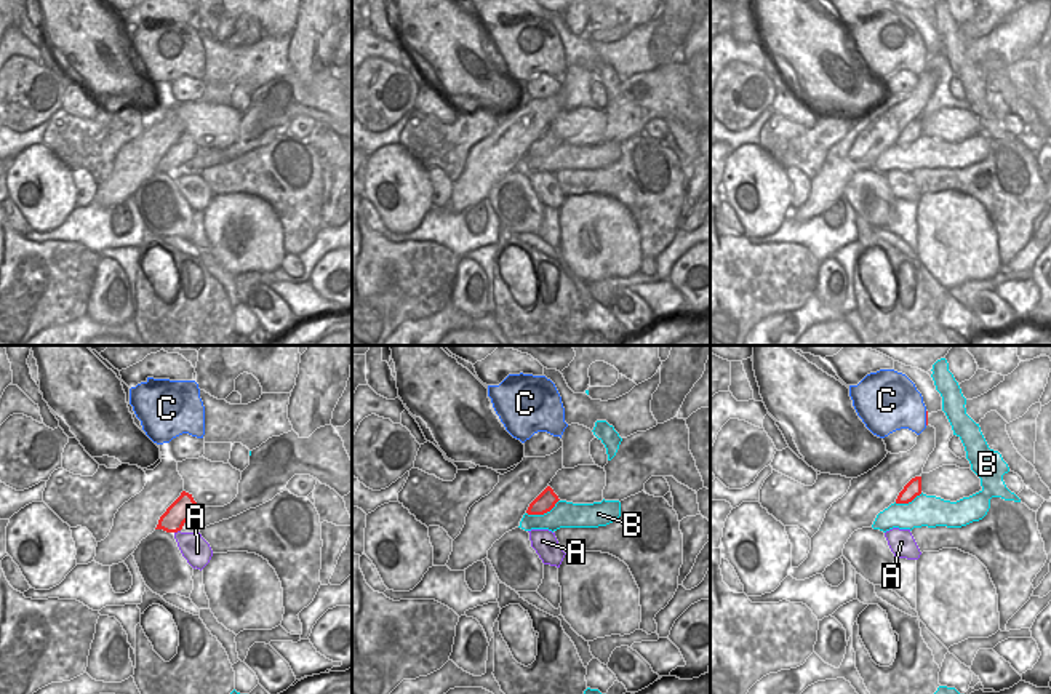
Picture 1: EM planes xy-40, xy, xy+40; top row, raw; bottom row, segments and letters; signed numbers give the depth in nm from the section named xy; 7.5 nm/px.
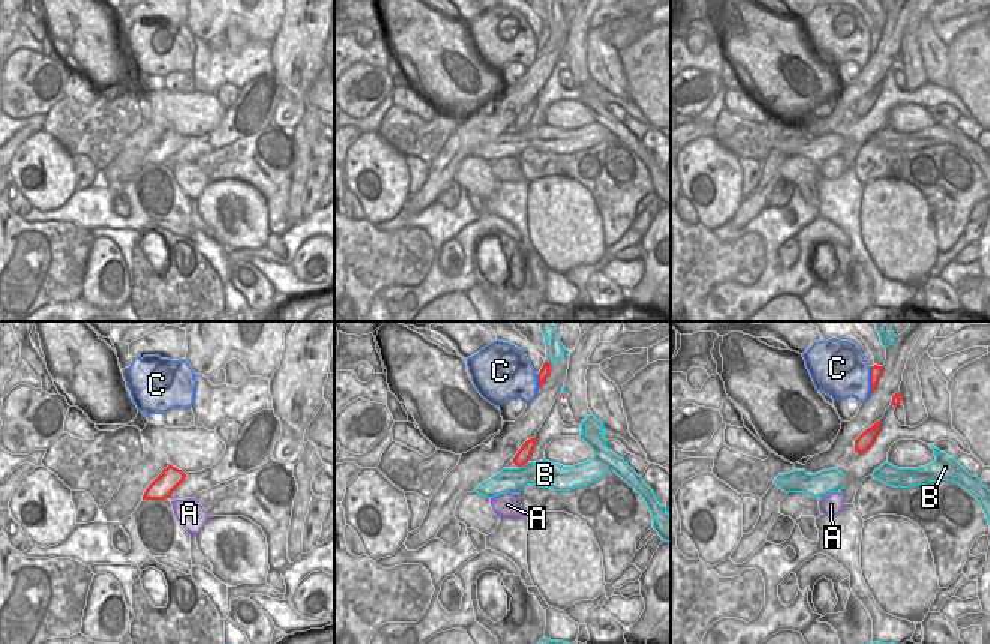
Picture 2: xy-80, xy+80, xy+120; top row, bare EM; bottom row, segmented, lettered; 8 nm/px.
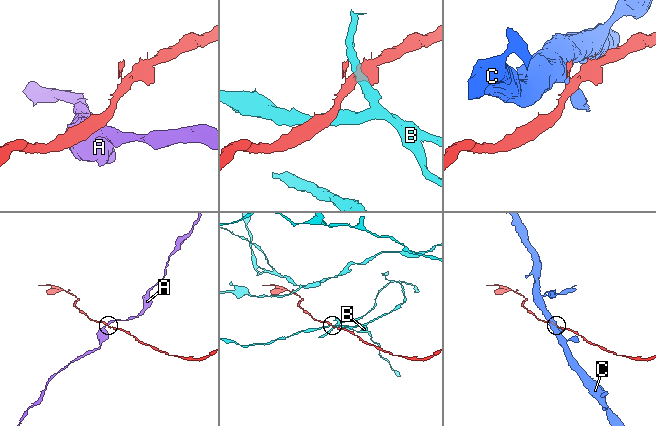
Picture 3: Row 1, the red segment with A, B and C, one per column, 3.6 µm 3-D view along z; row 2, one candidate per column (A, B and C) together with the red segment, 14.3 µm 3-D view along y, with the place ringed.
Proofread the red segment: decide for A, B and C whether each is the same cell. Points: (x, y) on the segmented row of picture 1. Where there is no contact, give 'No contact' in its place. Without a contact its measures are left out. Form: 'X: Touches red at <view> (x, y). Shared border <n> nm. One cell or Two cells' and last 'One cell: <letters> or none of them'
A: Touches red at xy-40 (176, 531). Shared border 60 nm. Two cells
B: Touches red at xy (543, 514). Shared border 280 nm. Two cells
C: Touches red at xy+40 (927, 418). Shared border 110 nm. Two cells
One cell: none of them.

